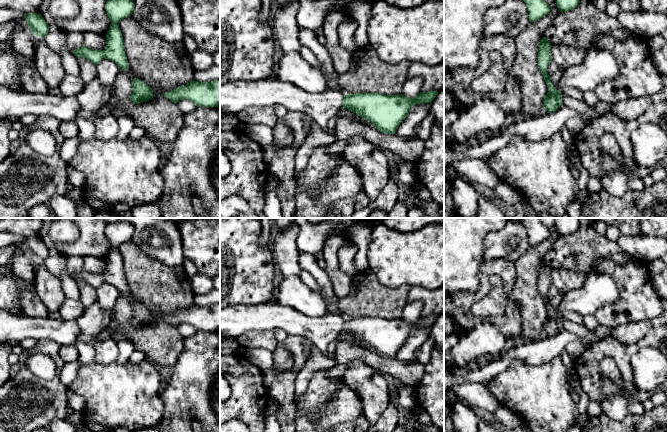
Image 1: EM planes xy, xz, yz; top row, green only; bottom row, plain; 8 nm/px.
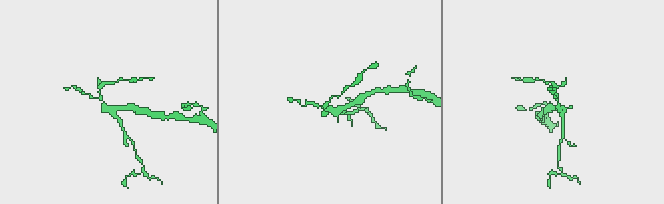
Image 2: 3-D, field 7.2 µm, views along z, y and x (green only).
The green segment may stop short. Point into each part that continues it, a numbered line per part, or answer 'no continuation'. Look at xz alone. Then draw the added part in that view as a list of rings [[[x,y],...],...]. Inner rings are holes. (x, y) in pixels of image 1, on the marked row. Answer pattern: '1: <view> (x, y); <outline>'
1: xz (235, 96); [[[277,79],[232,81],[220,85],[220,112],[236,114],[249,107],[282,105],[289,112],[309,115],[313,122],[327,129],[328,122],[343,108],[344,95],[335,88],[307,93]]]

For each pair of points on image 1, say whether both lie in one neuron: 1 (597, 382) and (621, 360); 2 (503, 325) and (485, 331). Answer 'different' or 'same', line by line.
1: same
2: different

